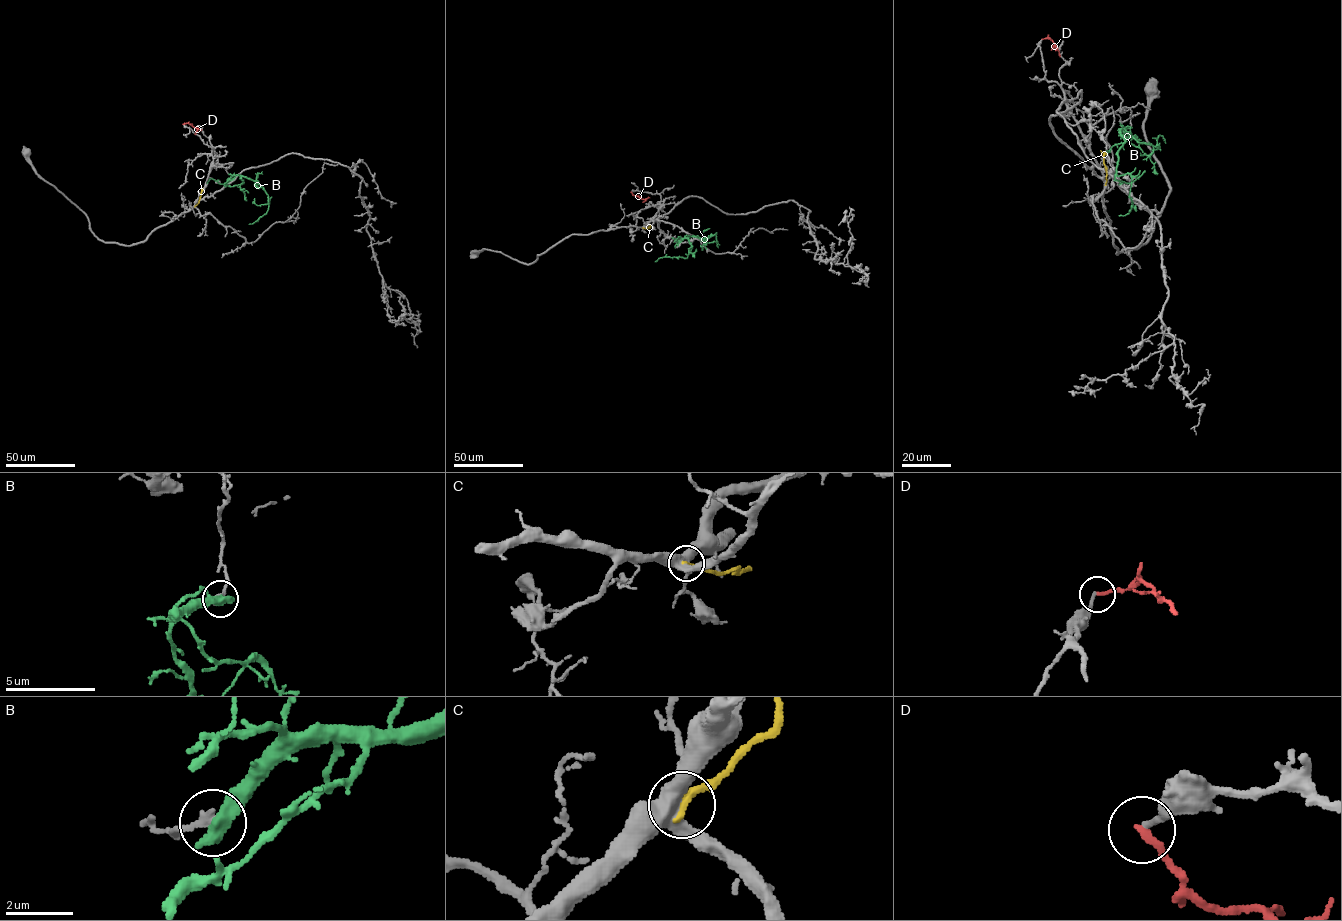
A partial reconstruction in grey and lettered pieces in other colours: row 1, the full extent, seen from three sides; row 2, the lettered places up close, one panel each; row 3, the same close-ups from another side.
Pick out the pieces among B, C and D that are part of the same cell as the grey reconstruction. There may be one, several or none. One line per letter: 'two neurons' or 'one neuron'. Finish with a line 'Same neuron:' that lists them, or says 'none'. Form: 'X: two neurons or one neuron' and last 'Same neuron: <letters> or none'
B: two neurons
C: two neurons
D: two neurons
Same neuron: none

